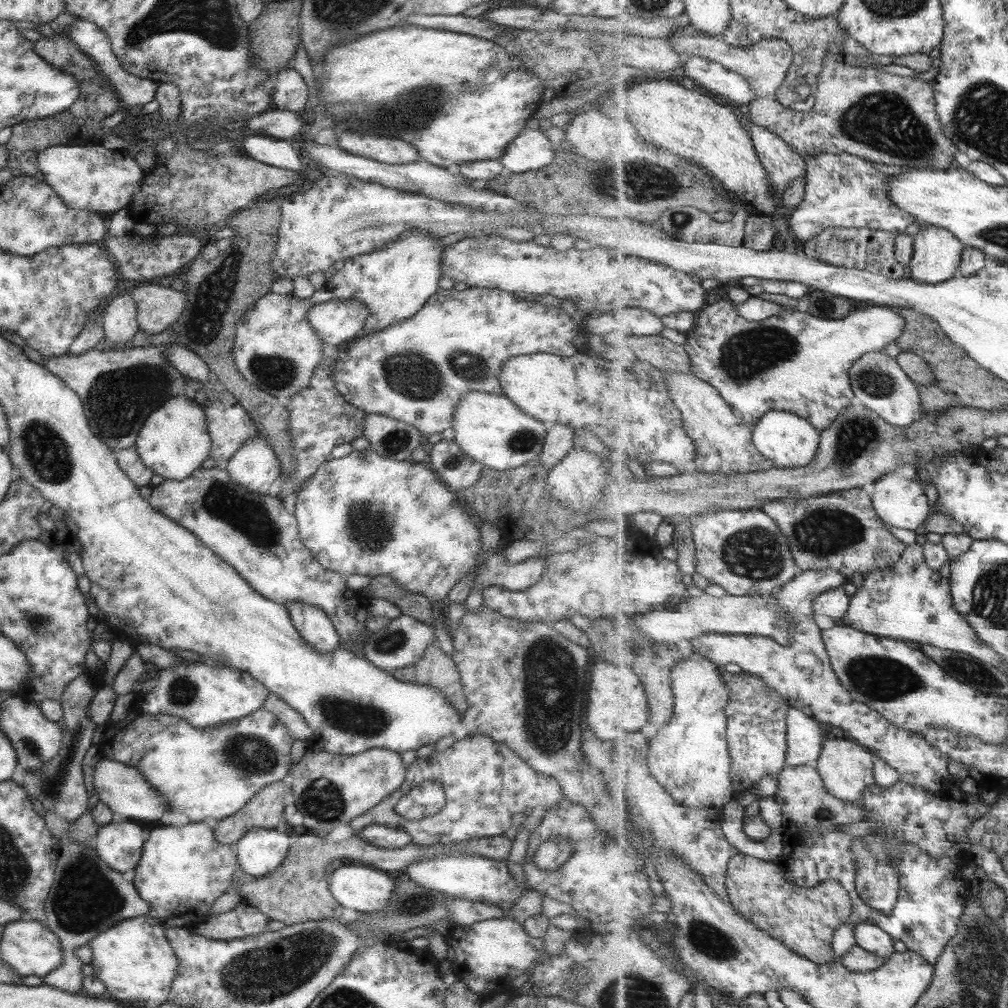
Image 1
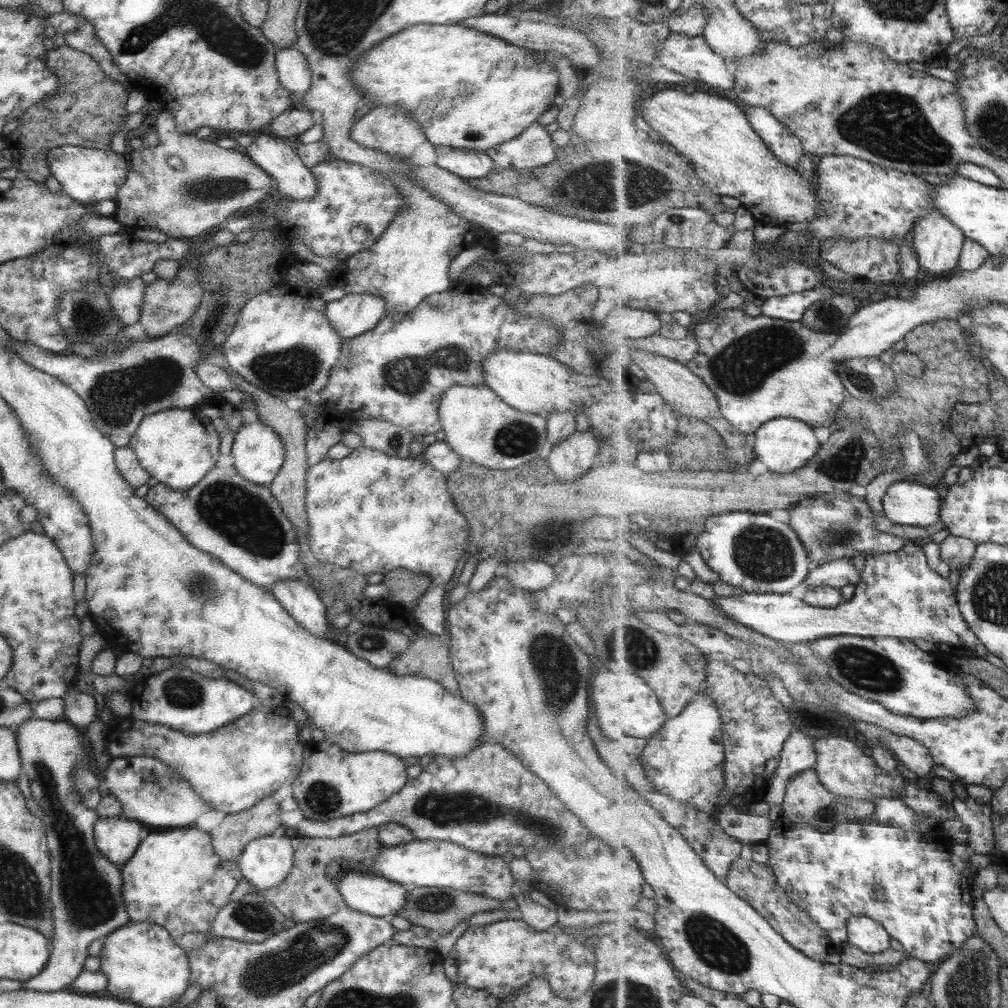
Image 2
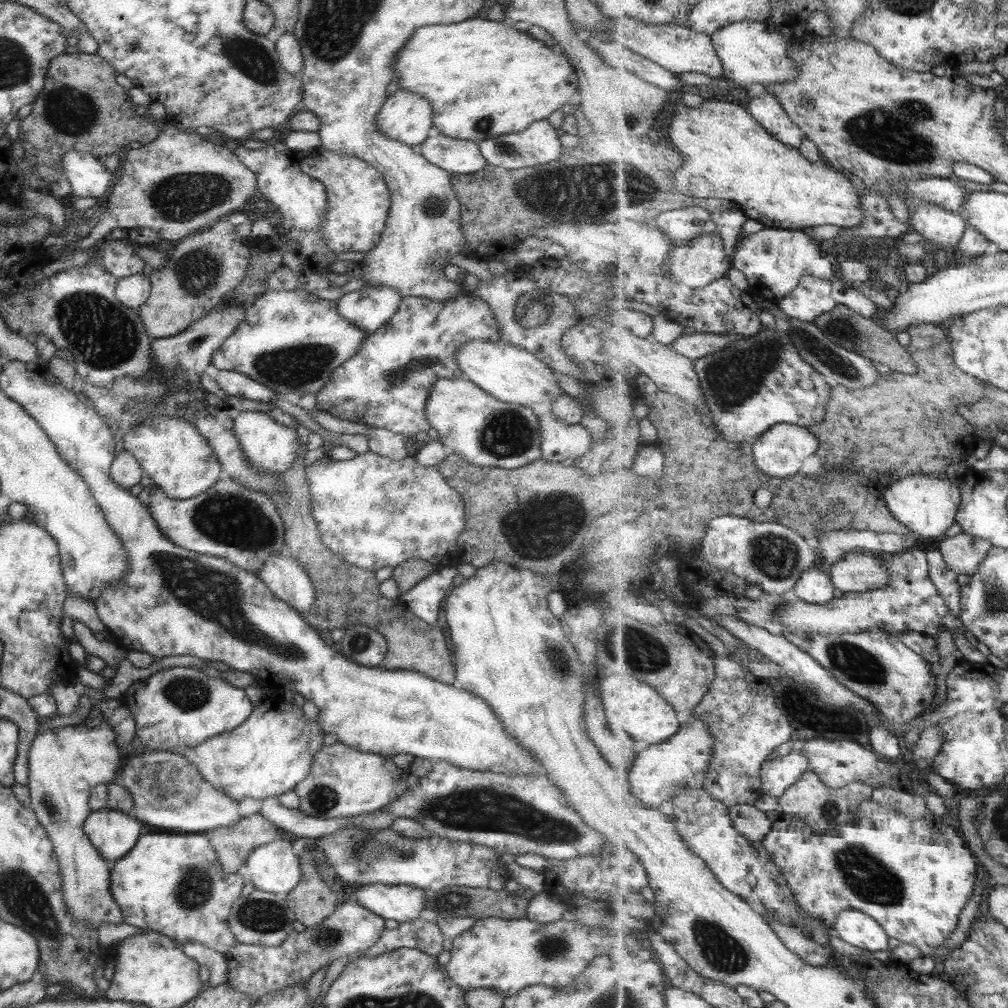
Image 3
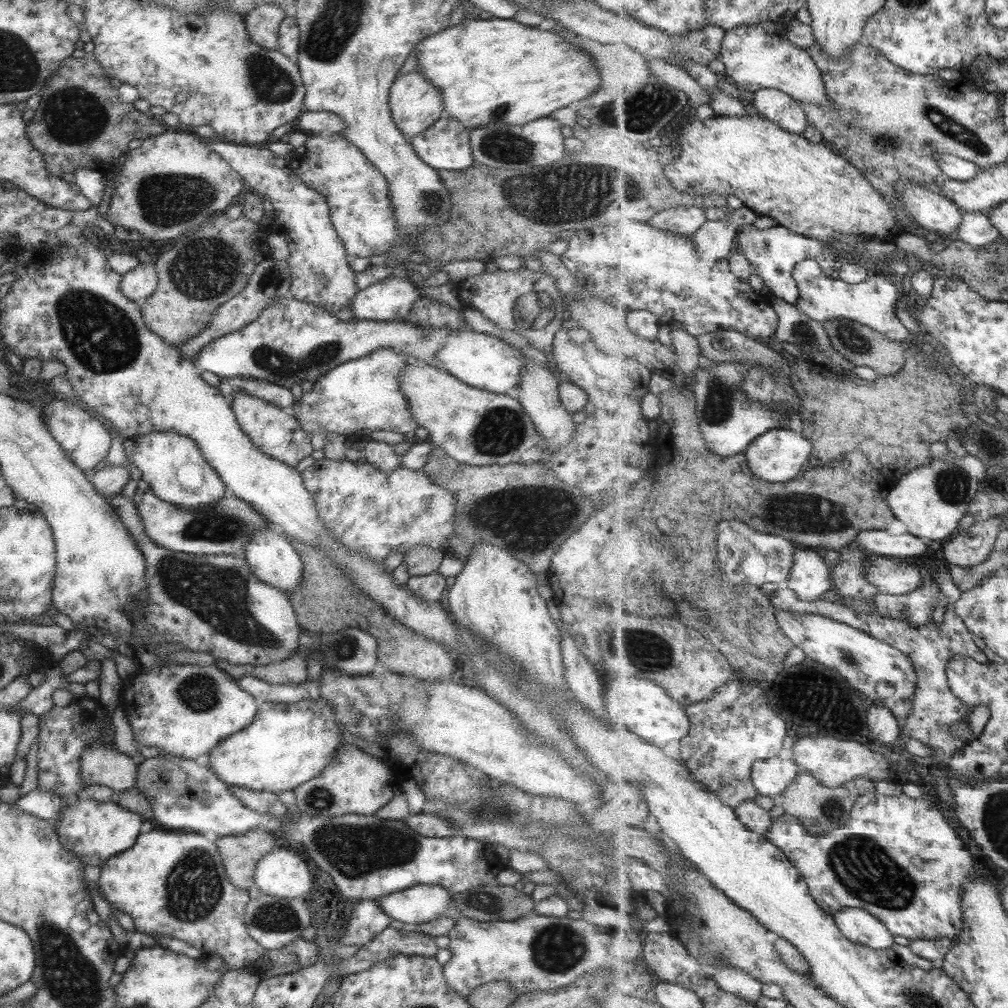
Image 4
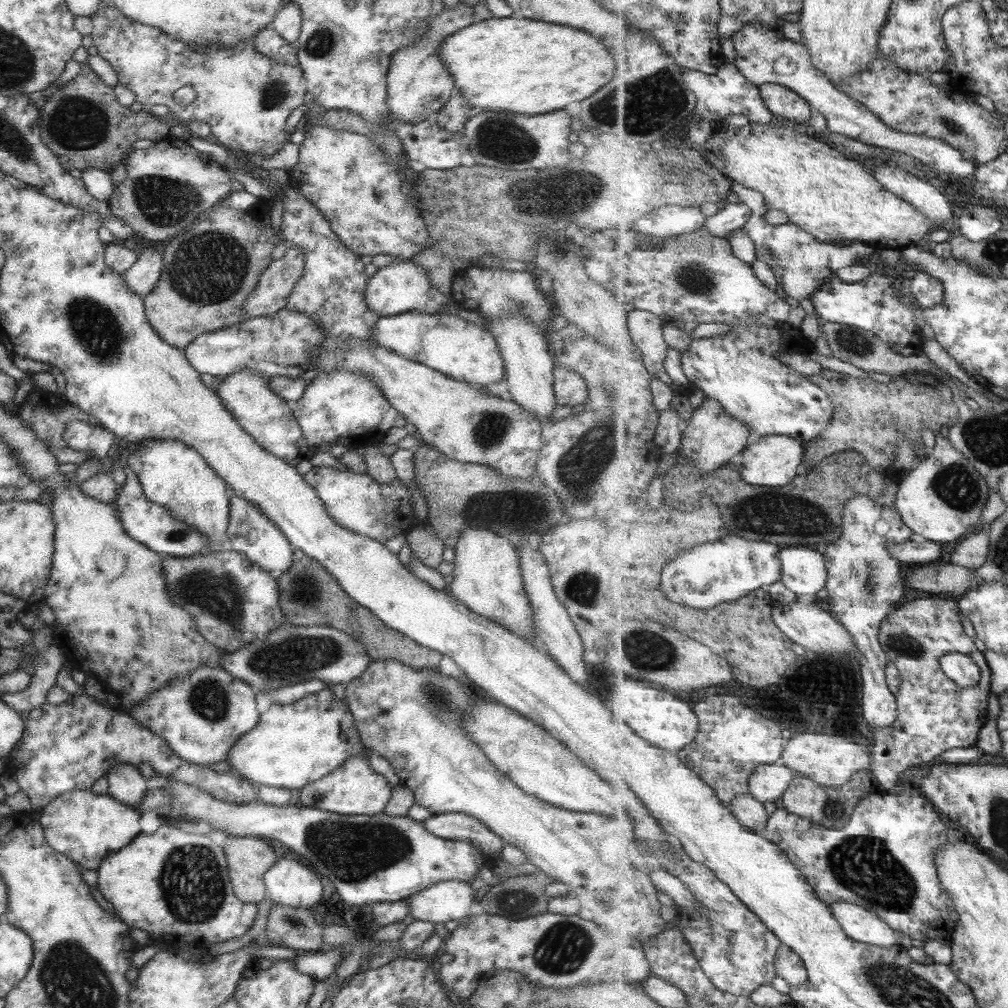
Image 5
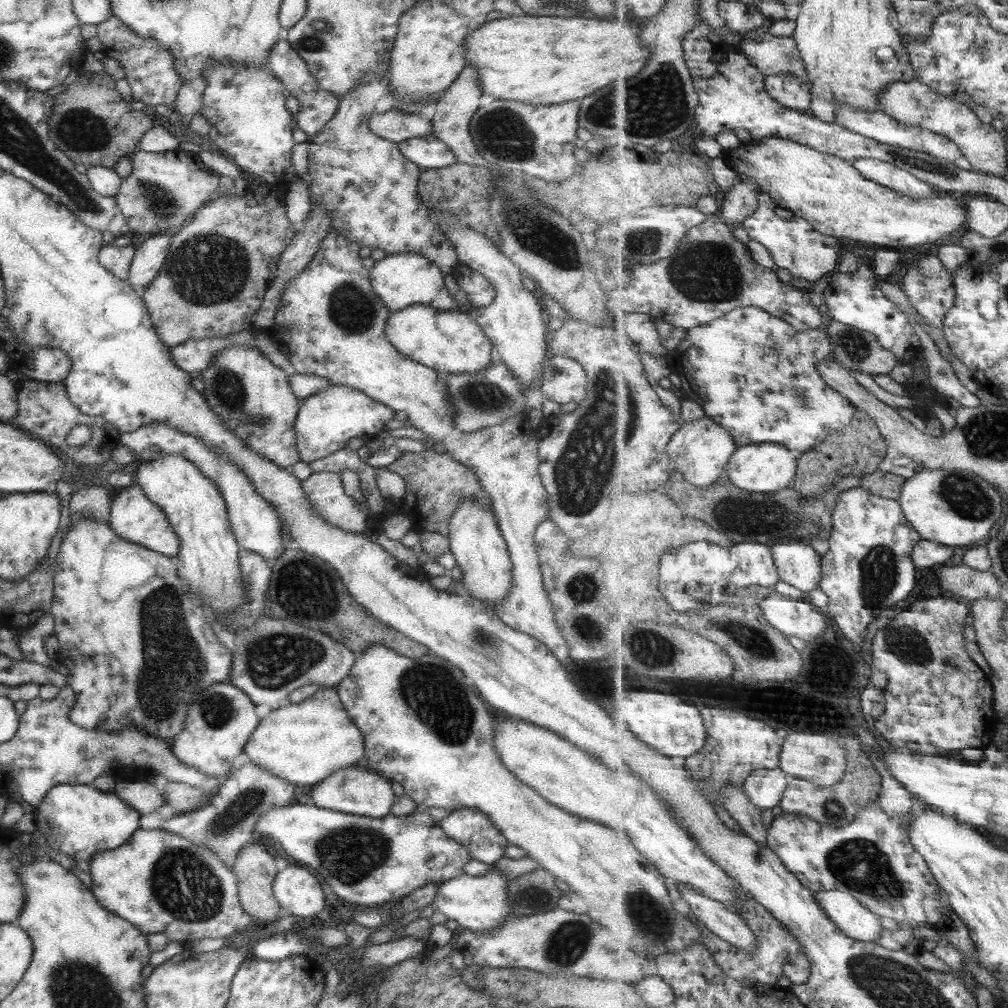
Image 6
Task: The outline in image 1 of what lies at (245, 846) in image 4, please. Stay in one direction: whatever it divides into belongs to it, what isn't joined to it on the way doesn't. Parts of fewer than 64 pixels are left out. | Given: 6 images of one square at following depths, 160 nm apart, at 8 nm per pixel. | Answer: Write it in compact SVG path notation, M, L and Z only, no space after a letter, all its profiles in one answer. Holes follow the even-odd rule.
M278 780L260 788L238 812L218 820L212 827L214 839L221 844L235 843L252 828L275 828L284 808L283 781Z

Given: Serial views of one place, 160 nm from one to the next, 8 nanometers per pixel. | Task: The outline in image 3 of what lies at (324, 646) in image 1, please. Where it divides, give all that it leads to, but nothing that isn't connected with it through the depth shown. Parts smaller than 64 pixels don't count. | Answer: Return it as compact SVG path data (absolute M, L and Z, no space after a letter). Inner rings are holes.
M287 548L263 561L257 576L273 596L298 613L307 612L313 607L313 585L305 570L289 555Z

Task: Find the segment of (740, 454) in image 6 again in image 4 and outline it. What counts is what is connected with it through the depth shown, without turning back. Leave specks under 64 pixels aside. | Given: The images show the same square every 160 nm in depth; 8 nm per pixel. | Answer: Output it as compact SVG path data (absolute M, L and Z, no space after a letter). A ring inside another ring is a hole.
M775 429L756 438L744 455L748 458L753 474L769 482L787 482L797 478L806 467L809 467L813 452L813 441L803 432L790 429Z

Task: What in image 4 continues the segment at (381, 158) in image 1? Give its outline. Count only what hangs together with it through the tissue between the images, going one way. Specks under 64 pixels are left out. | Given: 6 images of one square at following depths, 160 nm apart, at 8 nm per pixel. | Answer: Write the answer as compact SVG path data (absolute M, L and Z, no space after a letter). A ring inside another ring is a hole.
M409 72L400 73L395 76L388 92L388 106L391 114L391 121L403 136L413 138L421 134L427 127L434 124L443 112L440 92L421 77L421 73Z

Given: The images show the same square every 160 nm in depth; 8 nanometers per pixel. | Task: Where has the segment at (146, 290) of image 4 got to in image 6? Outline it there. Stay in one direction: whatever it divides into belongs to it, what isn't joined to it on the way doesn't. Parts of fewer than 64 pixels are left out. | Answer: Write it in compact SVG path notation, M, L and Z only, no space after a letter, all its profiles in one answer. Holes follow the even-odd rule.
M158 233L135 247L126 278L132 288L145 289L153 280L165 260L170 238L168 233Z

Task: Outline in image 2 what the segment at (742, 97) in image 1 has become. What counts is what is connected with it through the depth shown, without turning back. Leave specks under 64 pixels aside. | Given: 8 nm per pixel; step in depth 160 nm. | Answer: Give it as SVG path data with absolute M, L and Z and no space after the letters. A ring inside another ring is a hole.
M672 32L661 43L661 49L657 53L656 65L658 64L666 66L667 69L682 75L687 82L700 81L723 91L736 88L736 77L729 72L725 59L713 50L702 35L687 36L680 32Z

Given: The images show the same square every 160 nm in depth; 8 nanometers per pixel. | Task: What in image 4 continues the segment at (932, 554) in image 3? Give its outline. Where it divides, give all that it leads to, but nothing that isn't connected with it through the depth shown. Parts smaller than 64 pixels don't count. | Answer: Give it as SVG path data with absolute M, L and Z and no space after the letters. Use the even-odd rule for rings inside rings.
M945 560L944 564L939 564L938 584L942 595L948 600L944 605L945 615L942 620L937 620L937 624L931 622L923 625L909 624L908 621L895 620L892 617L884 617L880 614L865 614L847 608L842 602L828 602L825 598L819 601L808 602L801 600L797 594L786 585L780 587L771 597L773 607L776 610L785 610L793 613L820 613L821 616L832 617L833 620L841 621L843 624L853 625L853 628L868 632L871 636L879 640L892 644L895 648L901 649L909 655L916 669L918 685L912 713L907 717L904 733L930 747L934 753L929 760L931 763L944 766L948 758L952 757L957 751L961 750L965 744L964 740L959 740L952 734L953 726L962 720L968 719L975 706L965 704L960 697L953 695L951 686L948 684L947 669L948 663L952 658L961 654L974 658L982 664L989 664L989 658L985 656L983 649L975 644L976 634L969 630L965 620L956 611L955 603L961 599L963 592L955 584L954 578L950 575L949 563Z

